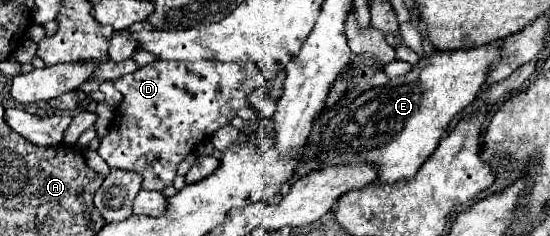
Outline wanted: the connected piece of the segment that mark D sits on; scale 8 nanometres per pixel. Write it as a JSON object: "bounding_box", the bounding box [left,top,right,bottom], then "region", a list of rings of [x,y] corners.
{"bounding_box":[97,61,265,191],"region":[[[155,61],[137,71],[113,79],[123,101],[117,107],[115,121],[97,153],[109,167],[129,169],[143,177],[143,189],[161,191],[173,183],[177,165],[193,147],[211,137],[219,127],[231,121],[239,109],[251,107],[245,93],[265,83],[261,71],[249,61],[211,61],[197,63]]]}

